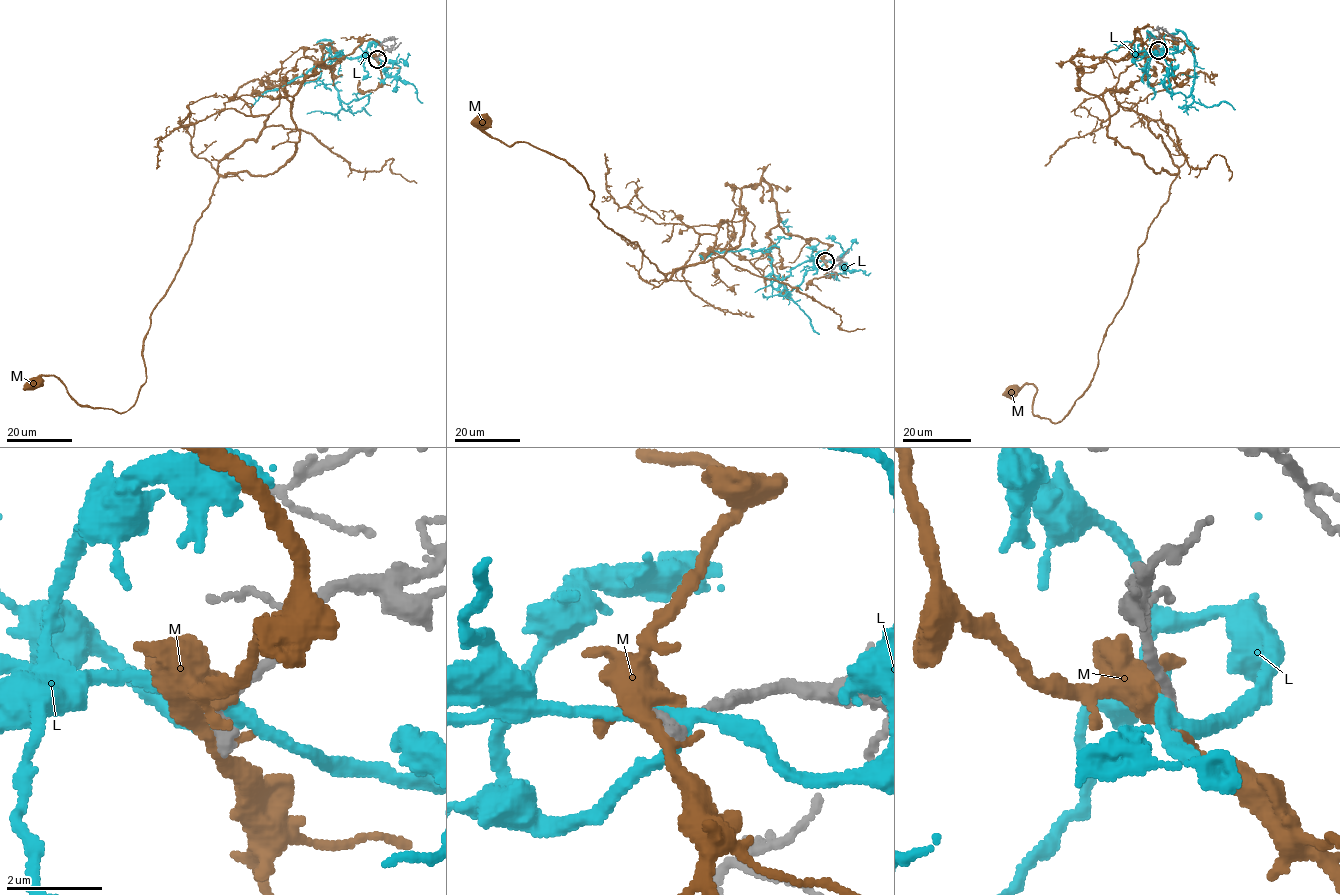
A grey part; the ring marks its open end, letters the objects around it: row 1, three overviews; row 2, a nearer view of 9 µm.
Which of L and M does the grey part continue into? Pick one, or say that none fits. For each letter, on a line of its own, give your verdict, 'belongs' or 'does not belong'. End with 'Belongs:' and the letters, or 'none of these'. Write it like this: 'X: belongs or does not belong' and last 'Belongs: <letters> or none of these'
L: does not belong
M: does not belong
Belongs: none of these

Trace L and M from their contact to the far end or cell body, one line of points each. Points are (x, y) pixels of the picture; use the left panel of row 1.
L: (377, 59), (330, 58), (330, 52), (318, 41), (331, 41), (323, 63), (265, 91), (251, 106)
M: (376, 59), (372, 39), (318, 64), (218, 163), (150, 314), (136, 402), (82, 407), (56, 377), (34, 382)

